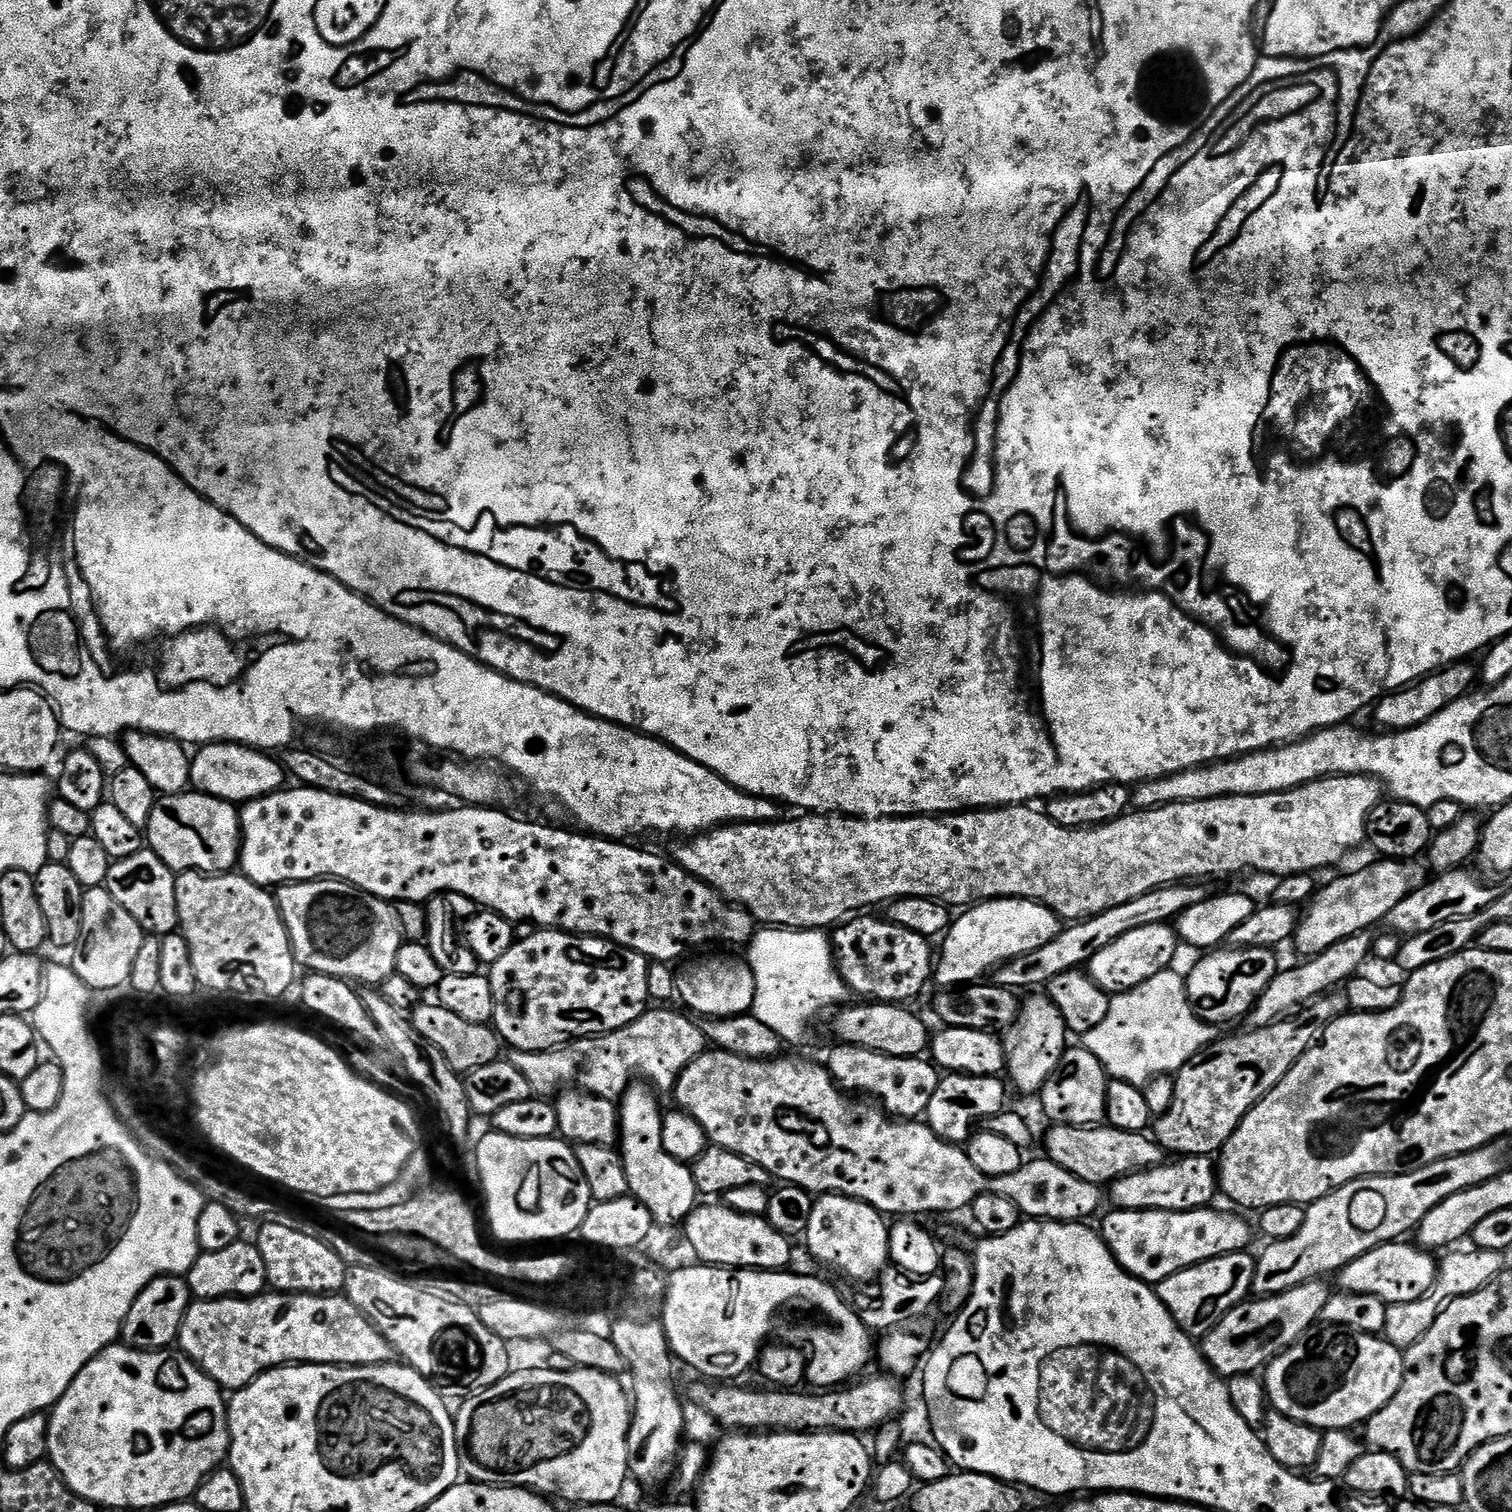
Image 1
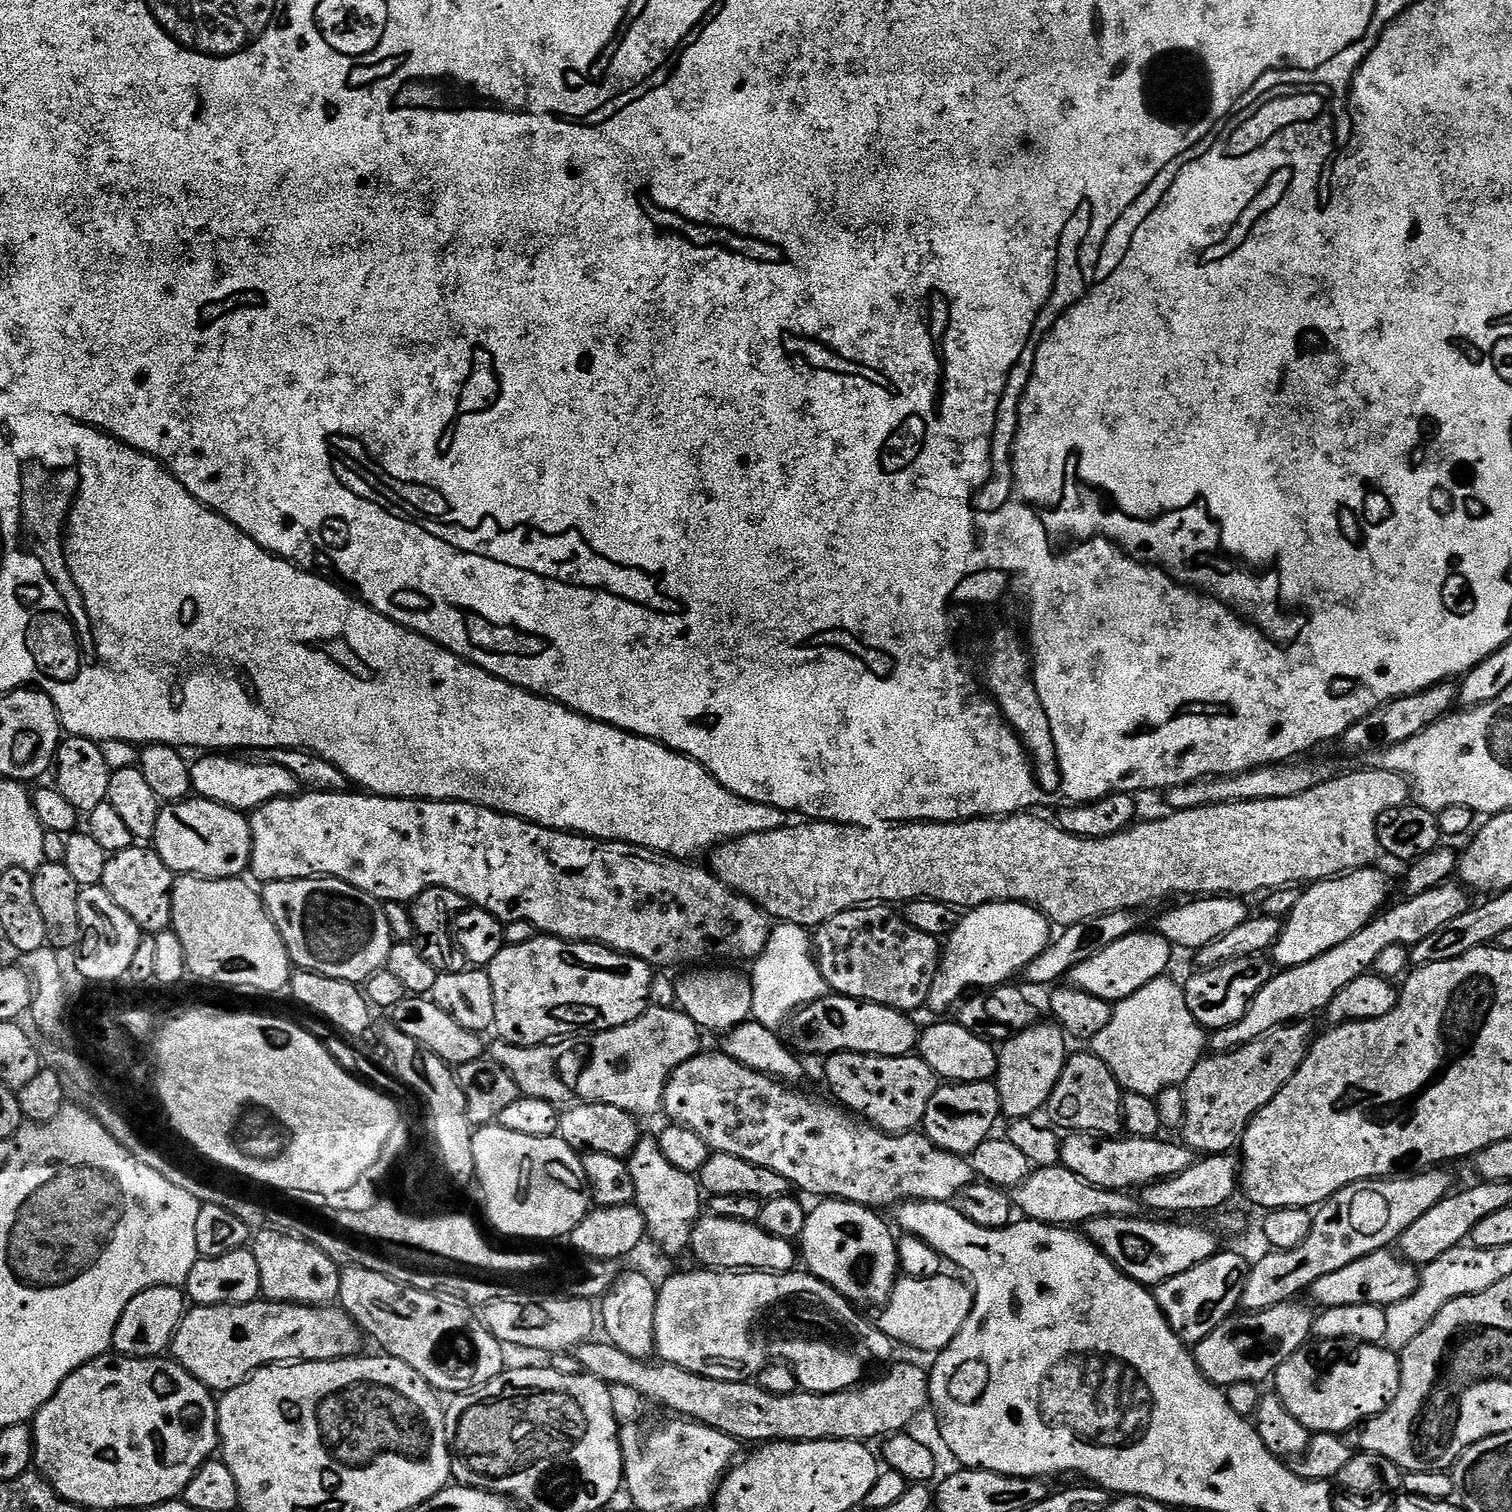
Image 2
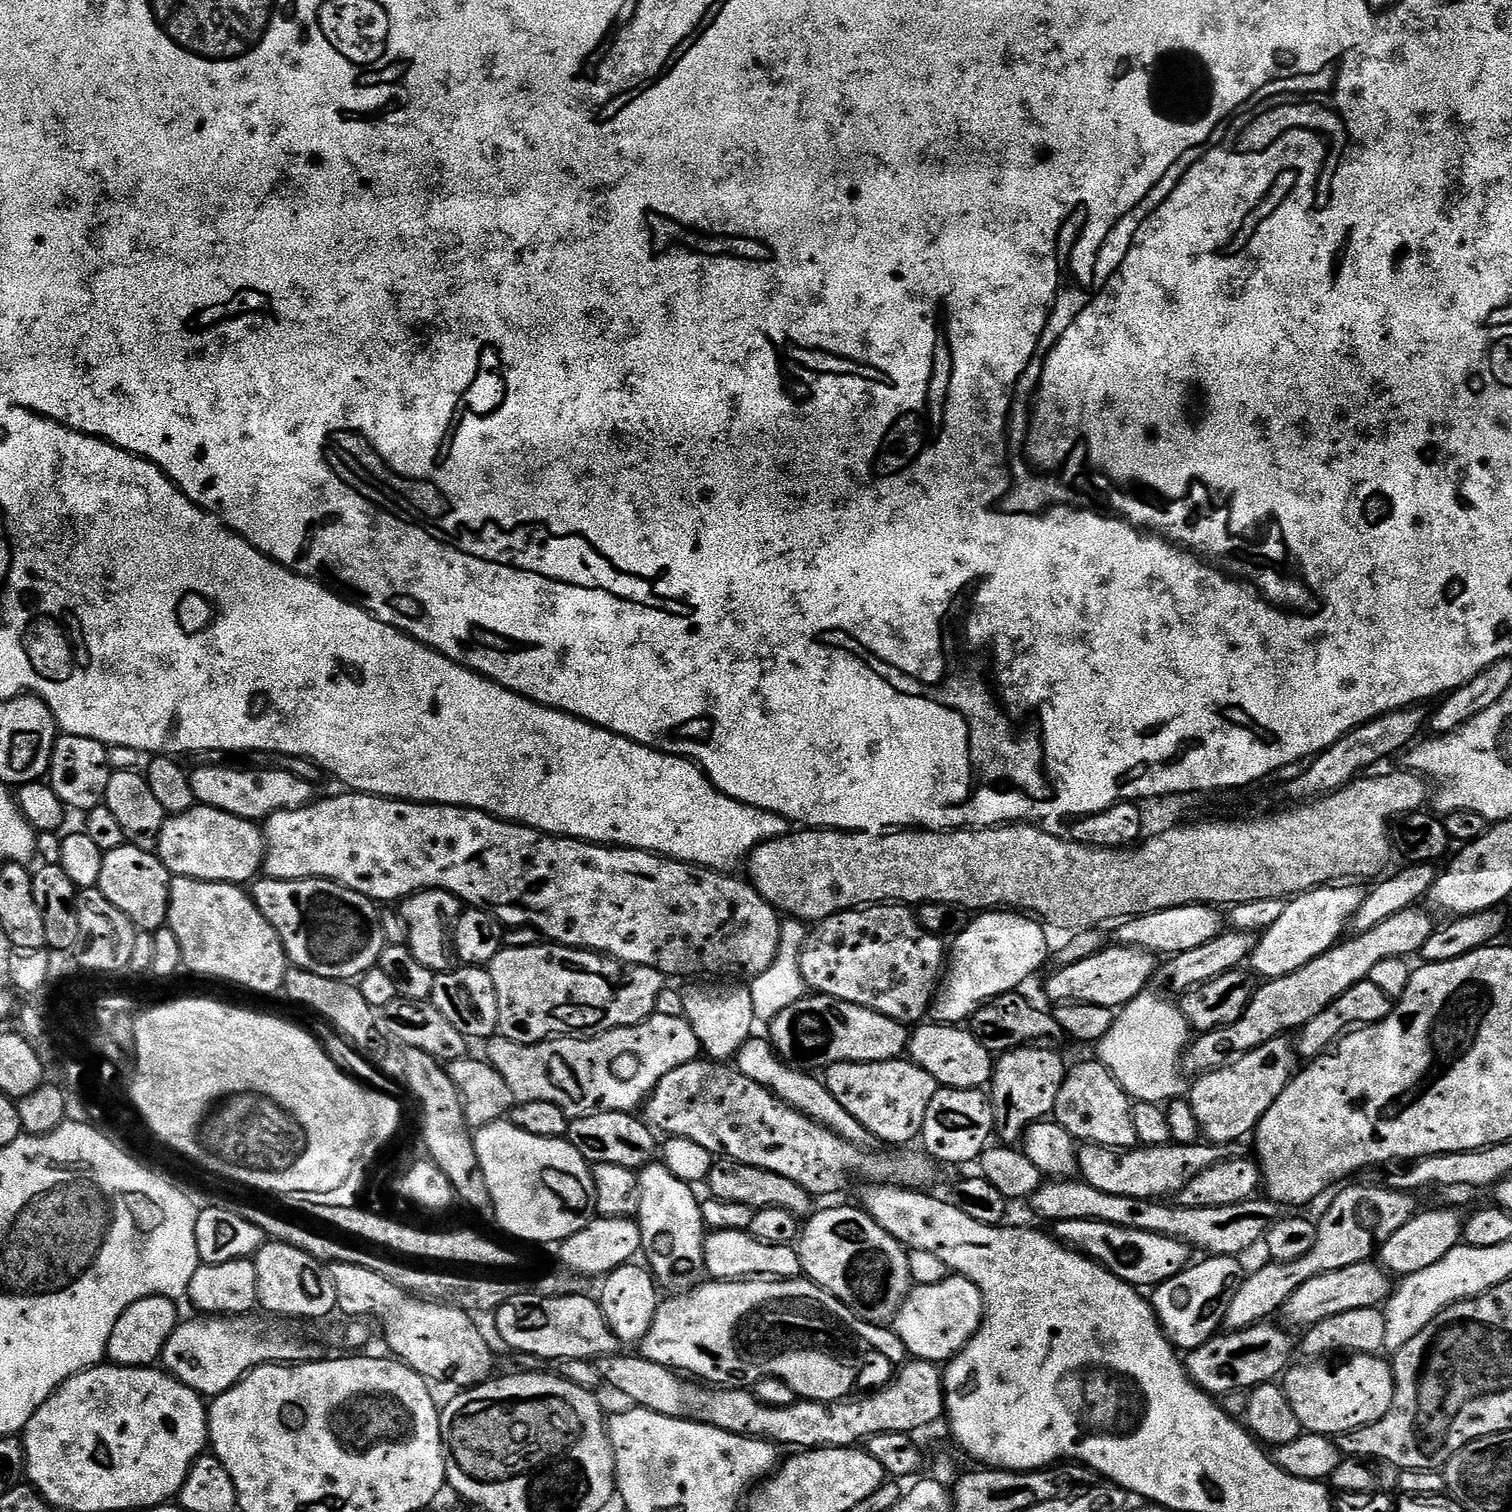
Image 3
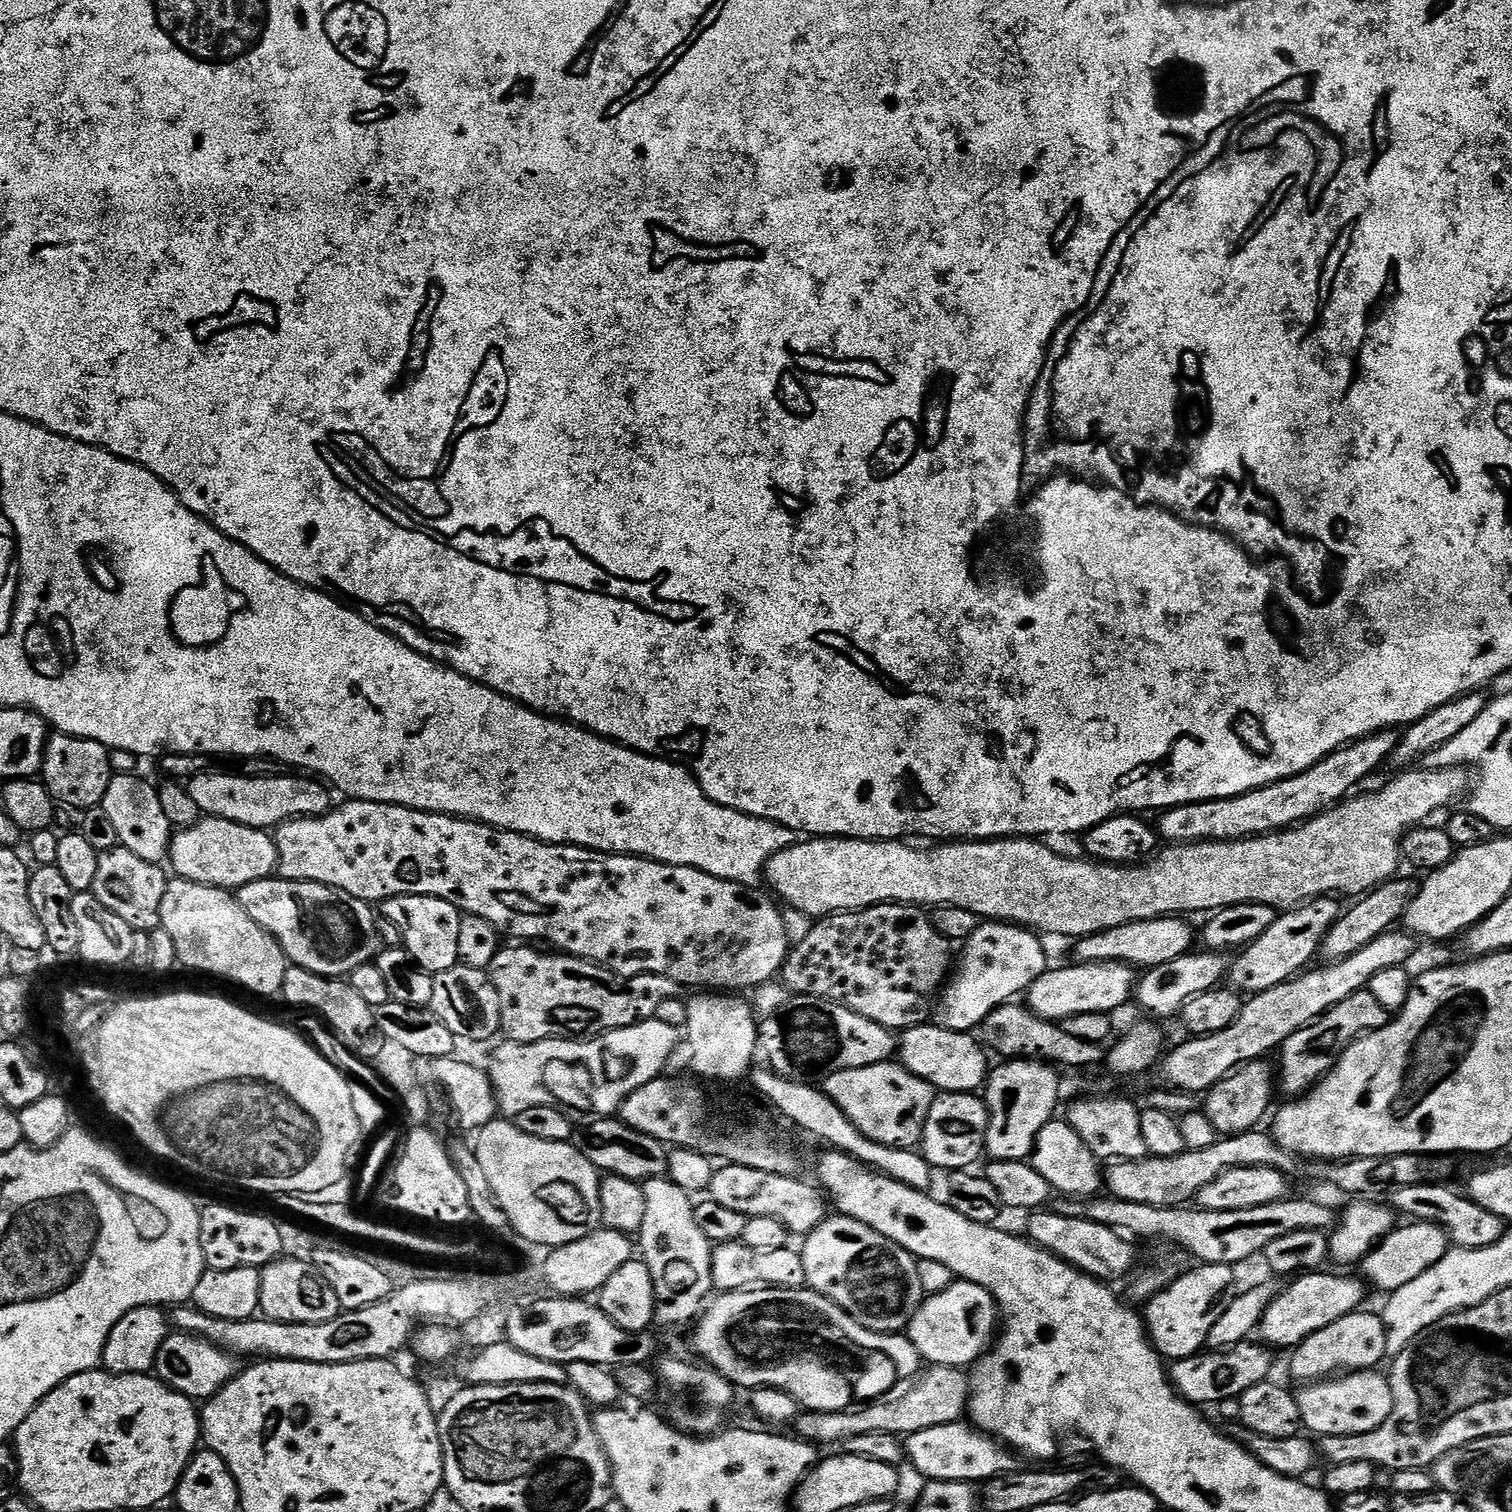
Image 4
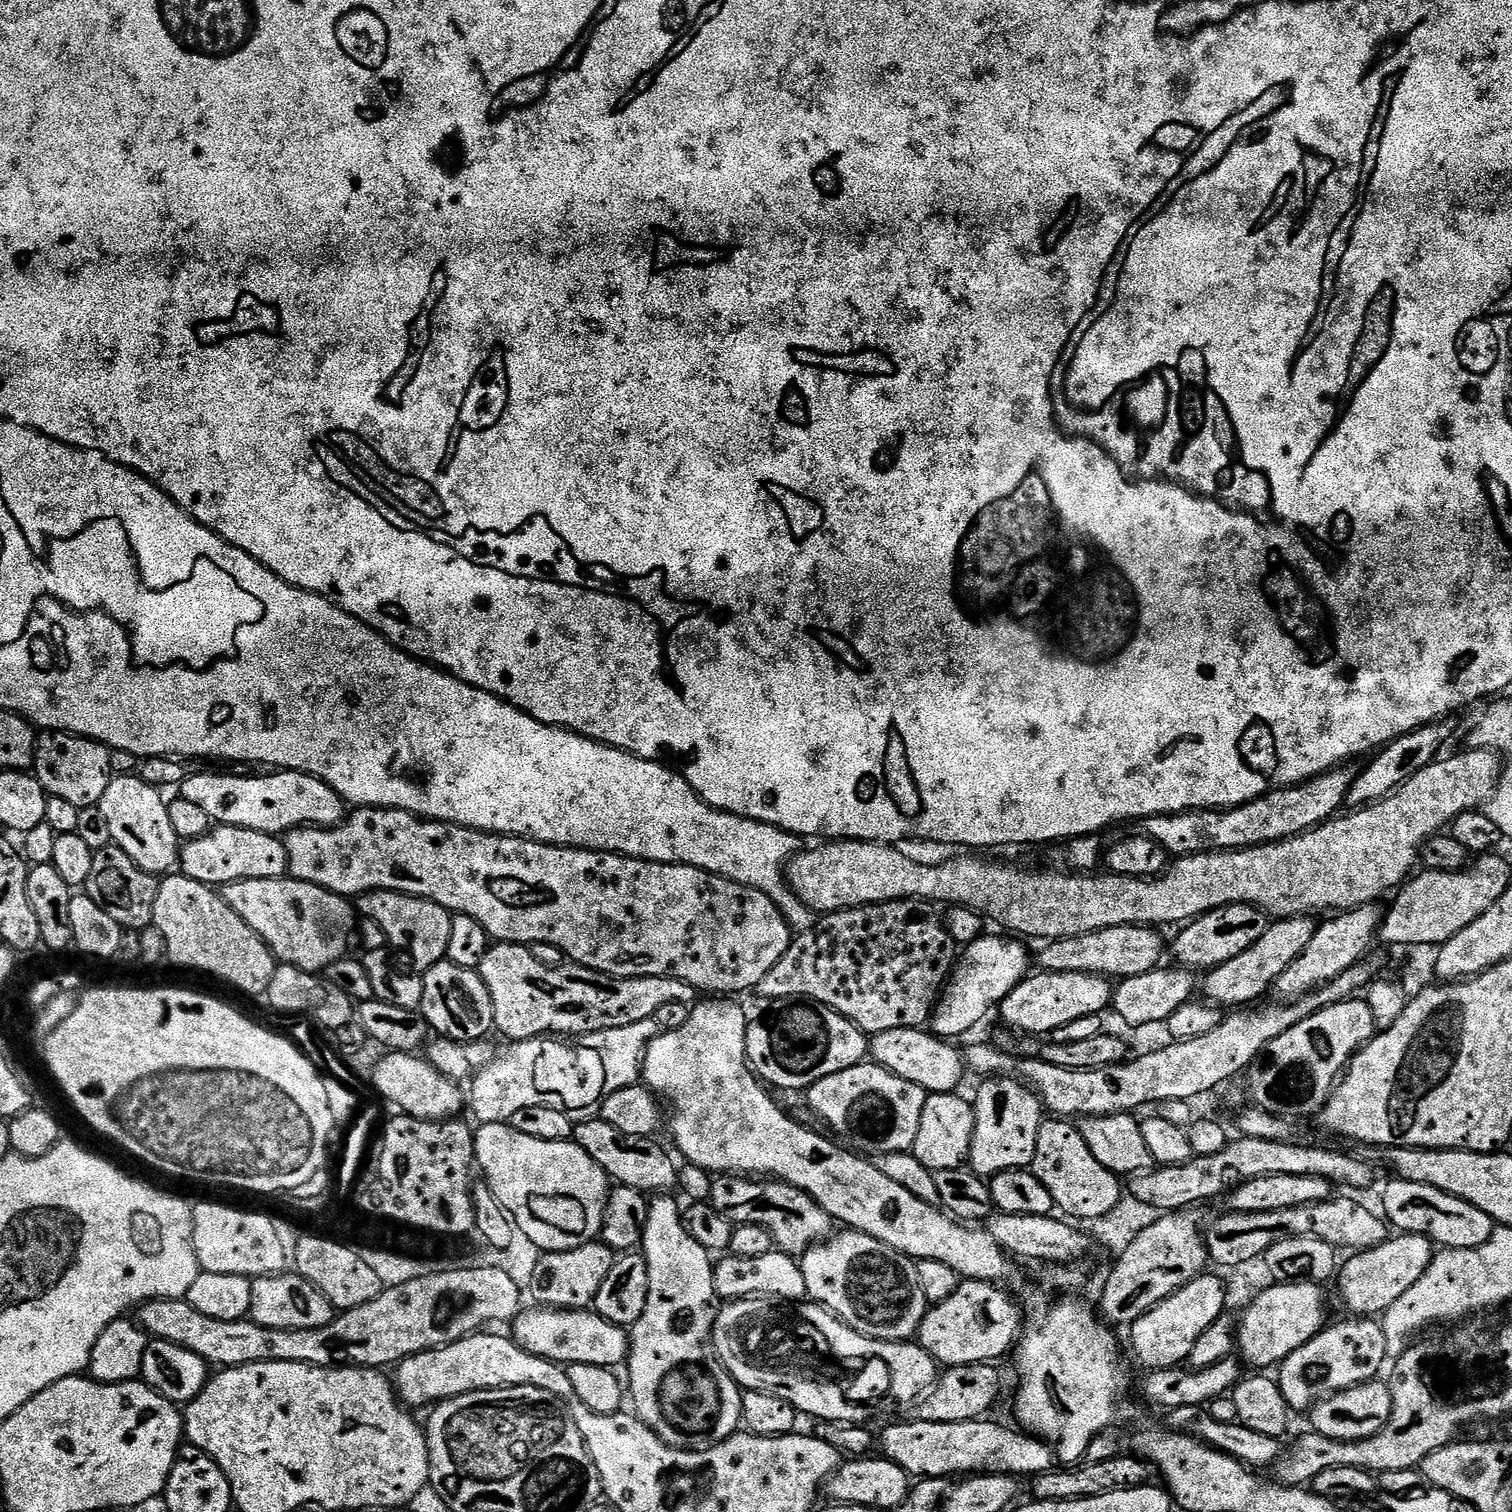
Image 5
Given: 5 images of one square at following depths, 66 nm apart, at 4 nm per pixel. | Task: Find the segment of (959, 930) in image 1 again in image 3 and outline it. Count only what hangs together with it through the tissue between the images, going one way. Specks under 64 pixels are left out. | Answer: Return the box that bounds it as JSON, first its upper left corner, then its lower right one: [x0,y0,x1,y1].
[929,910,1048,1025]

